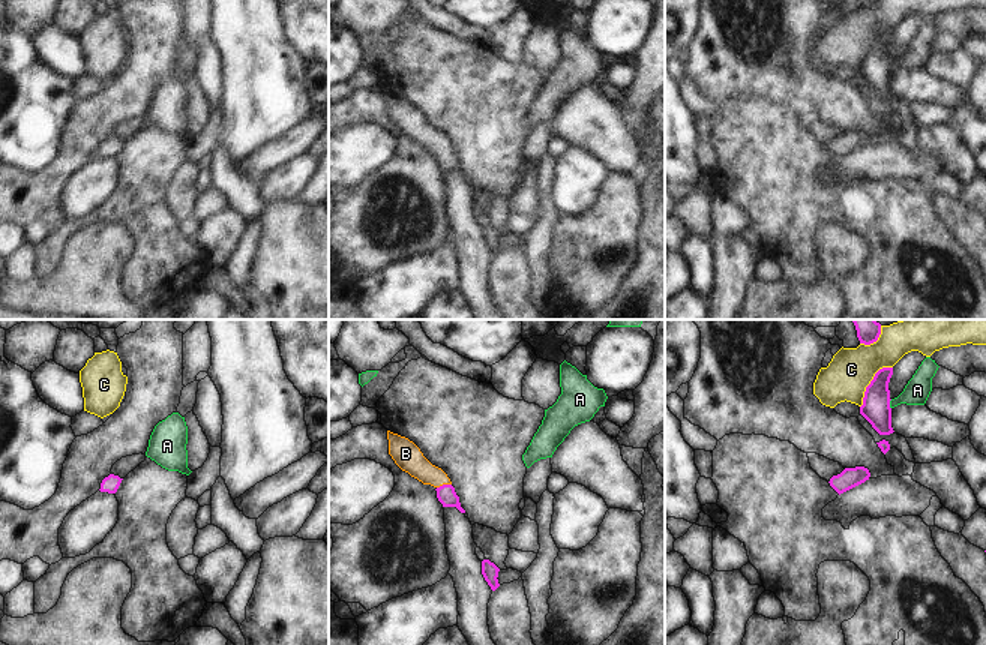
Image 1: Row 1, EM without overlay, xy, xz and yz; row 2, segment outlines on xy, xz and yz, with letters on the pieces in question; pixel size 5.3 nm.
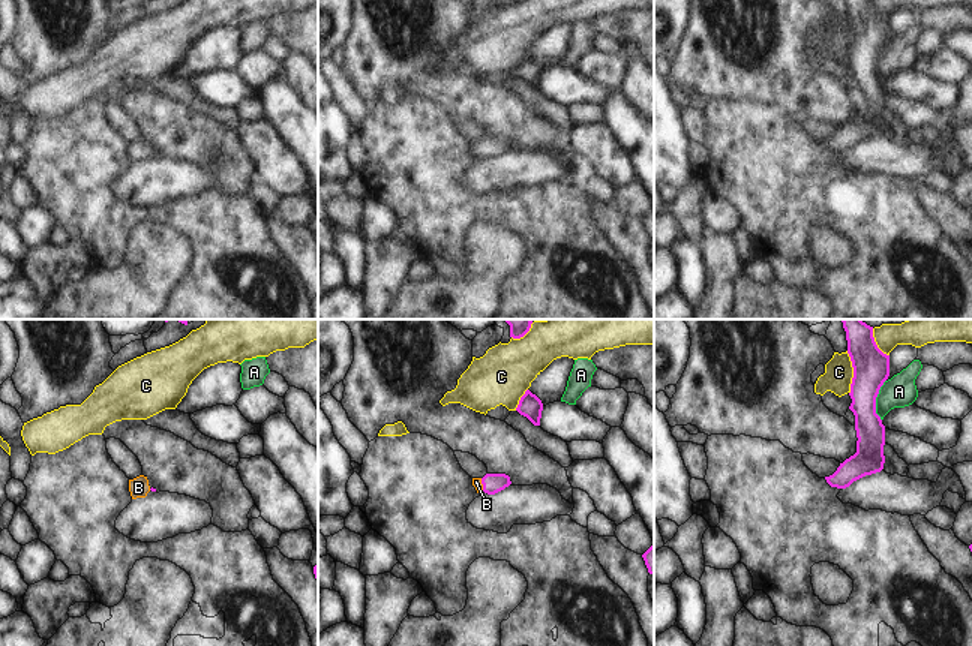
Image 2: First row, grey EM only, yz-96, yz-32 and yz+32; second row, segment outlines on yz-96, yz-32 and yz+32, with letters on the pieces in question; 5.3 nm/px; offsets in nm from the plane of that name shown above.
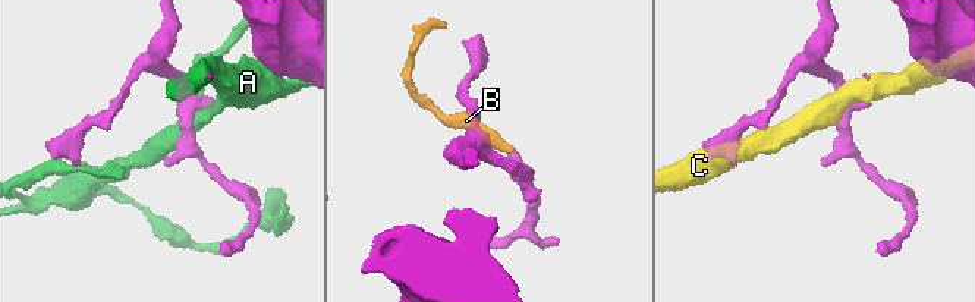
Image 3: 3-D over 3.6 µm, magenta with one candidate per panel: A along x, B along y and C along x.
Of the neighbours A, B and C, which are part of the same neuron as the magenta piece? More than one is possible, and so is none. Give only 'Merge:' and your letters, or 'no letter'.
Merge: B

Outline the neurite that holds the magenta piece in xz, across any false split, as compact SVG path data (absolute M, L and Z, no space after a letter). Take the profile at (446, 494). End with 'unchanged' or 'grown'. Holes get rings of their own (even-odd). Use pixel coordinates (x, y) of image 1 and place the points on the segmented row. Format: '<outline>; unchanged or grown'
M387 430L387 440L389 454L402 471L423 484L434 486L443 507L456 507L461 513L465 513L447 474L432 465L413 441L390 430Z; grown

